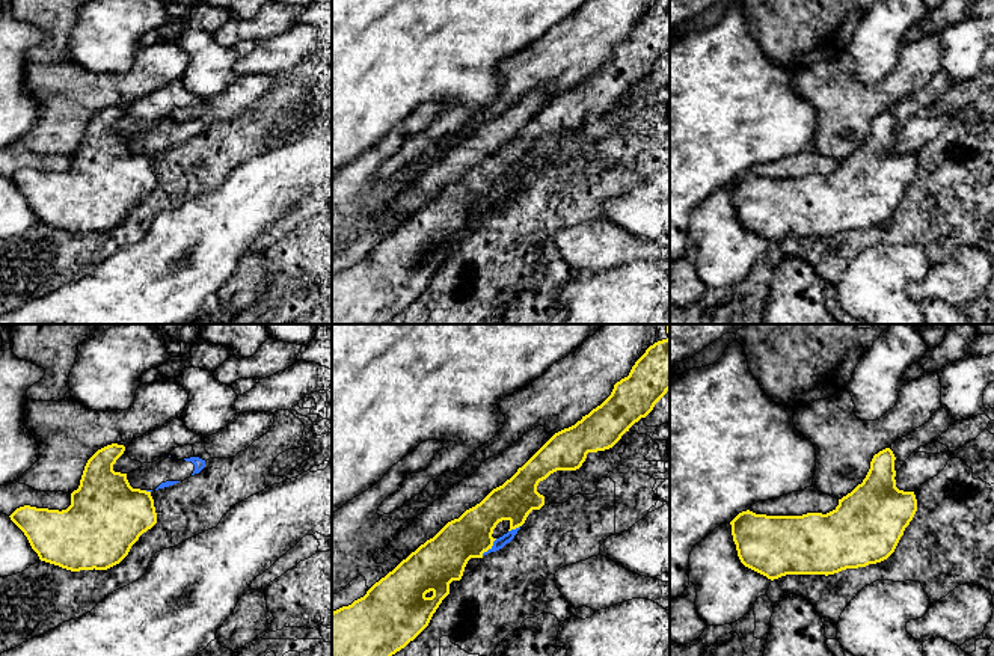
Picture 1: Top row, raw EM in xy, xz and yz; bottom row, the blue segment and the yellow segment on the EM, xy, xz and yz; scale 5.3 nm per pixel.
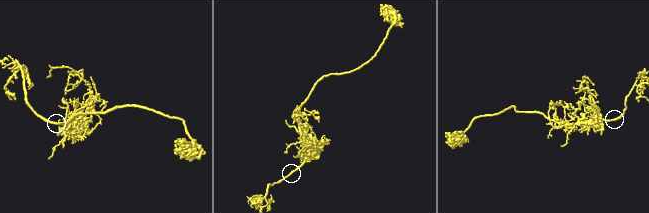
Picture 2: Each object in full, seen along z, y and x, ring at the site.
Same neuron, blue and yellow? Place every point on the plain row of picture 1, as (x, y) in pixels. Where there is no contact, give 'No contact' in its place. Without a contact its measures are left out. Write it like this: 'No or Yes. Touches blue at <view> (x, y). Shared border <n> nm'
No. Touches blue at xz (489, 211). Shared border 130 nm

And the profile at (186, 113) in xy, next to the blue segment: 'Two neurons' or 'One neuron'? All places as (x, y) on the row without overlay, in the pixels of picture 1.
Two neurons

